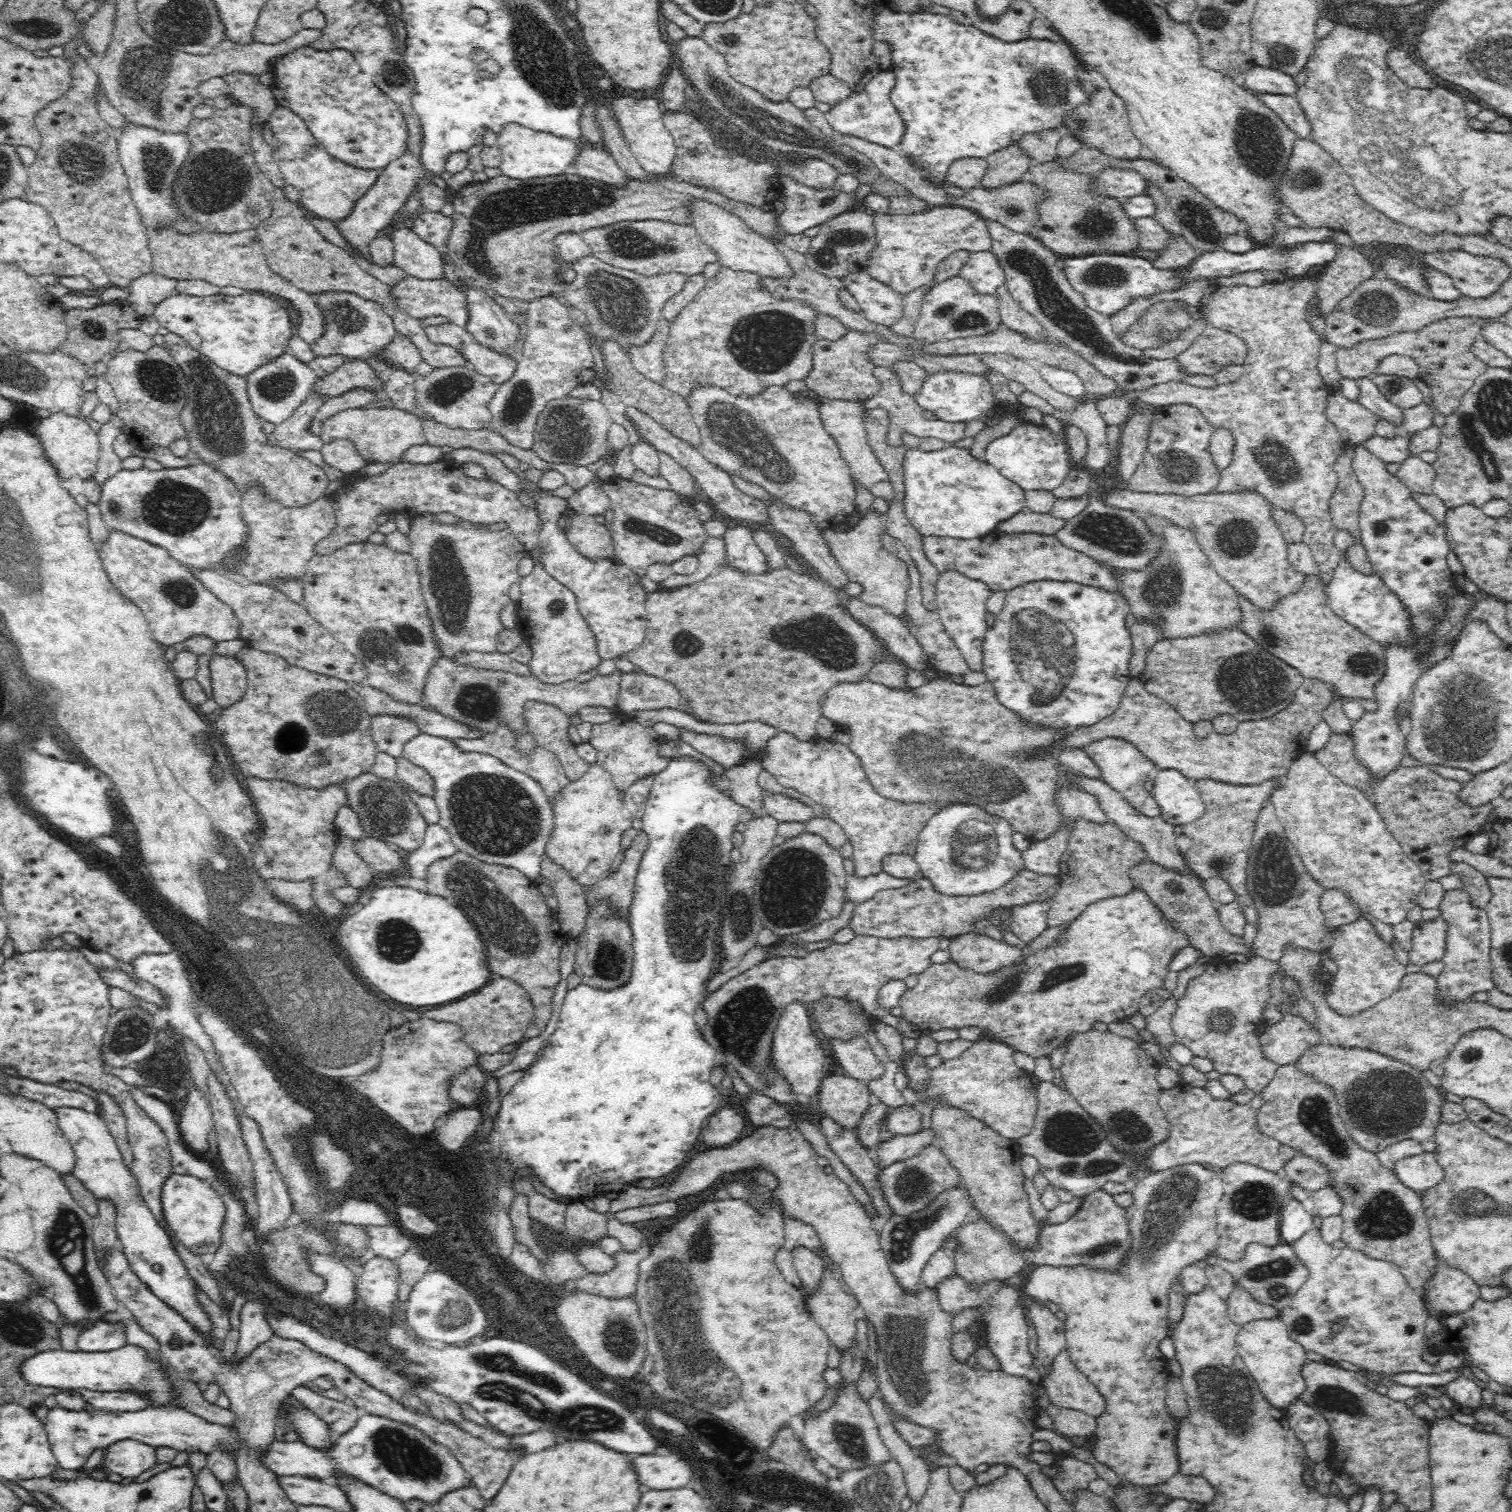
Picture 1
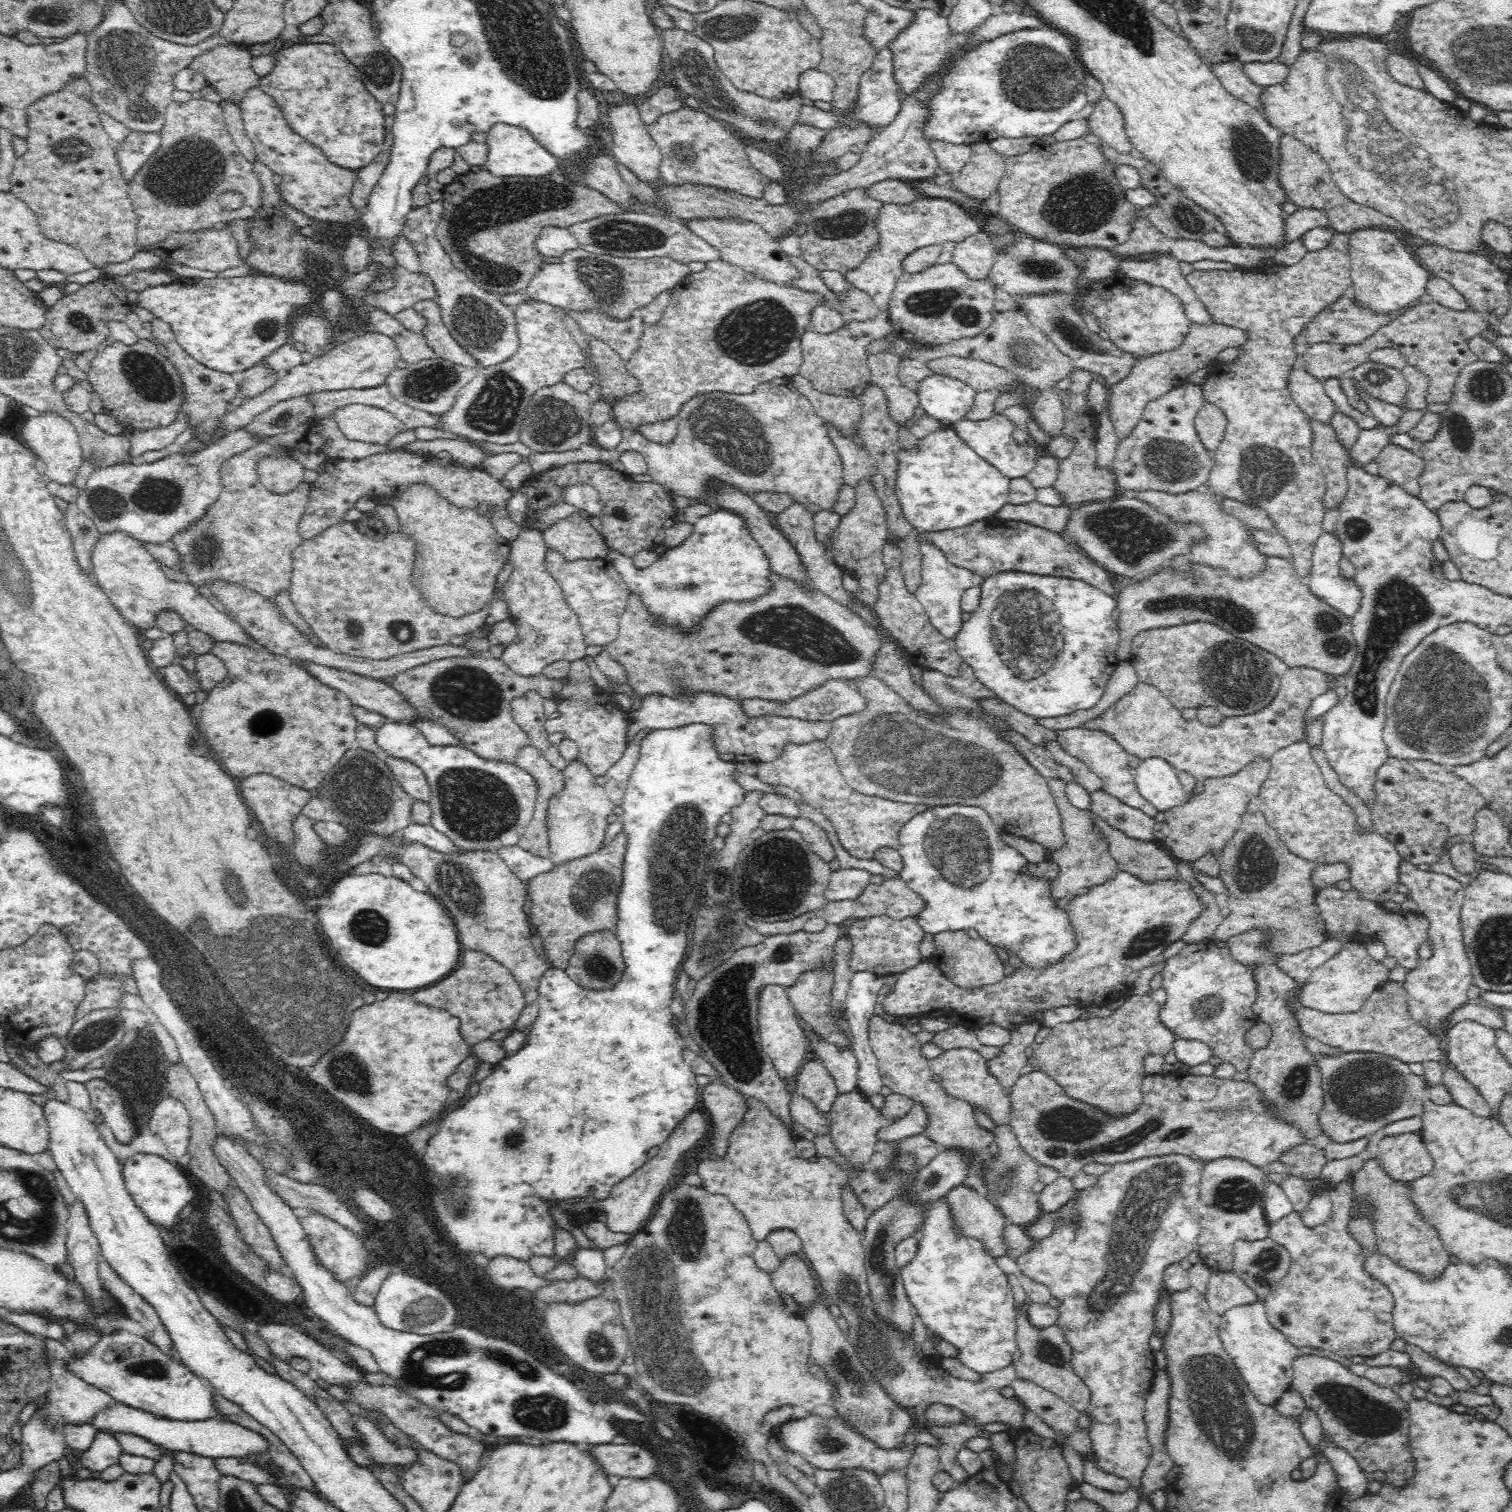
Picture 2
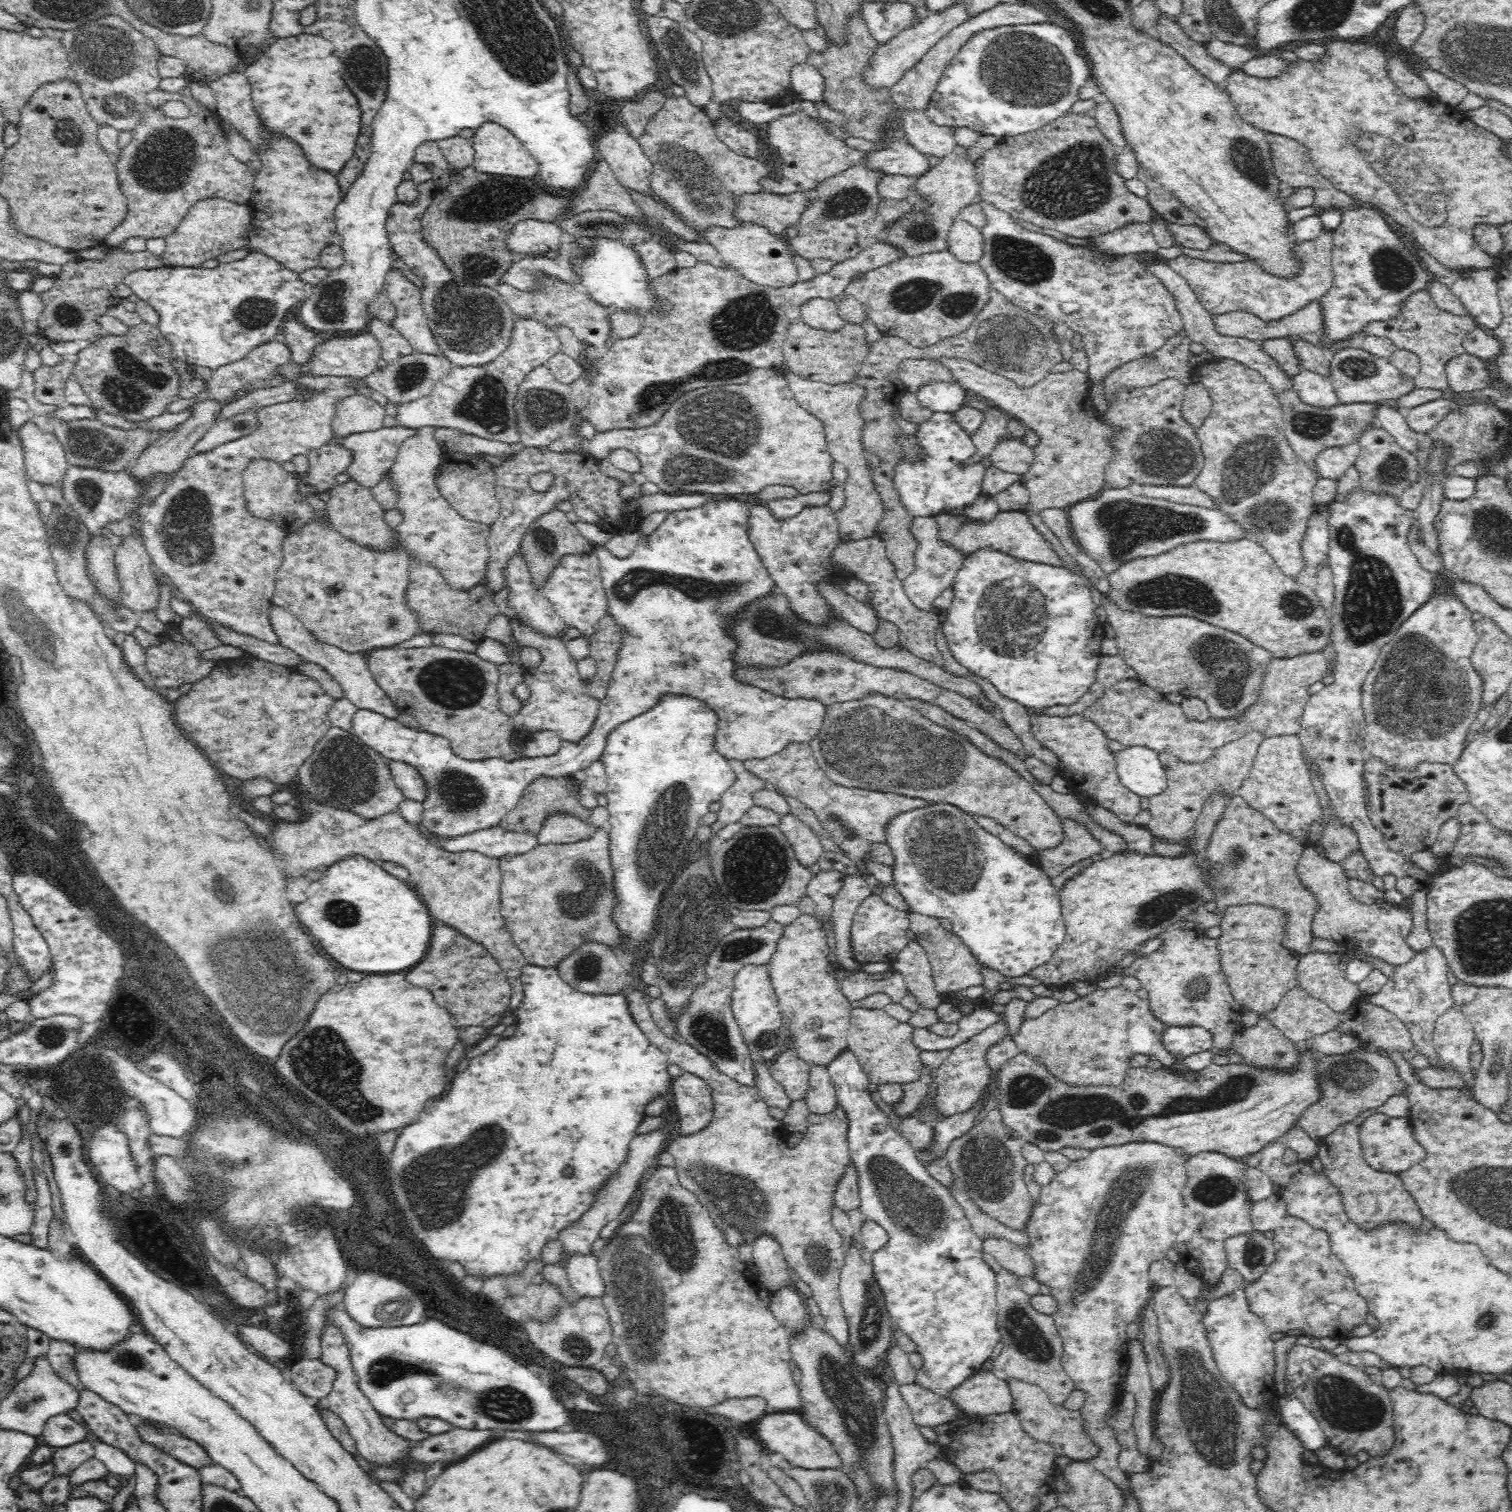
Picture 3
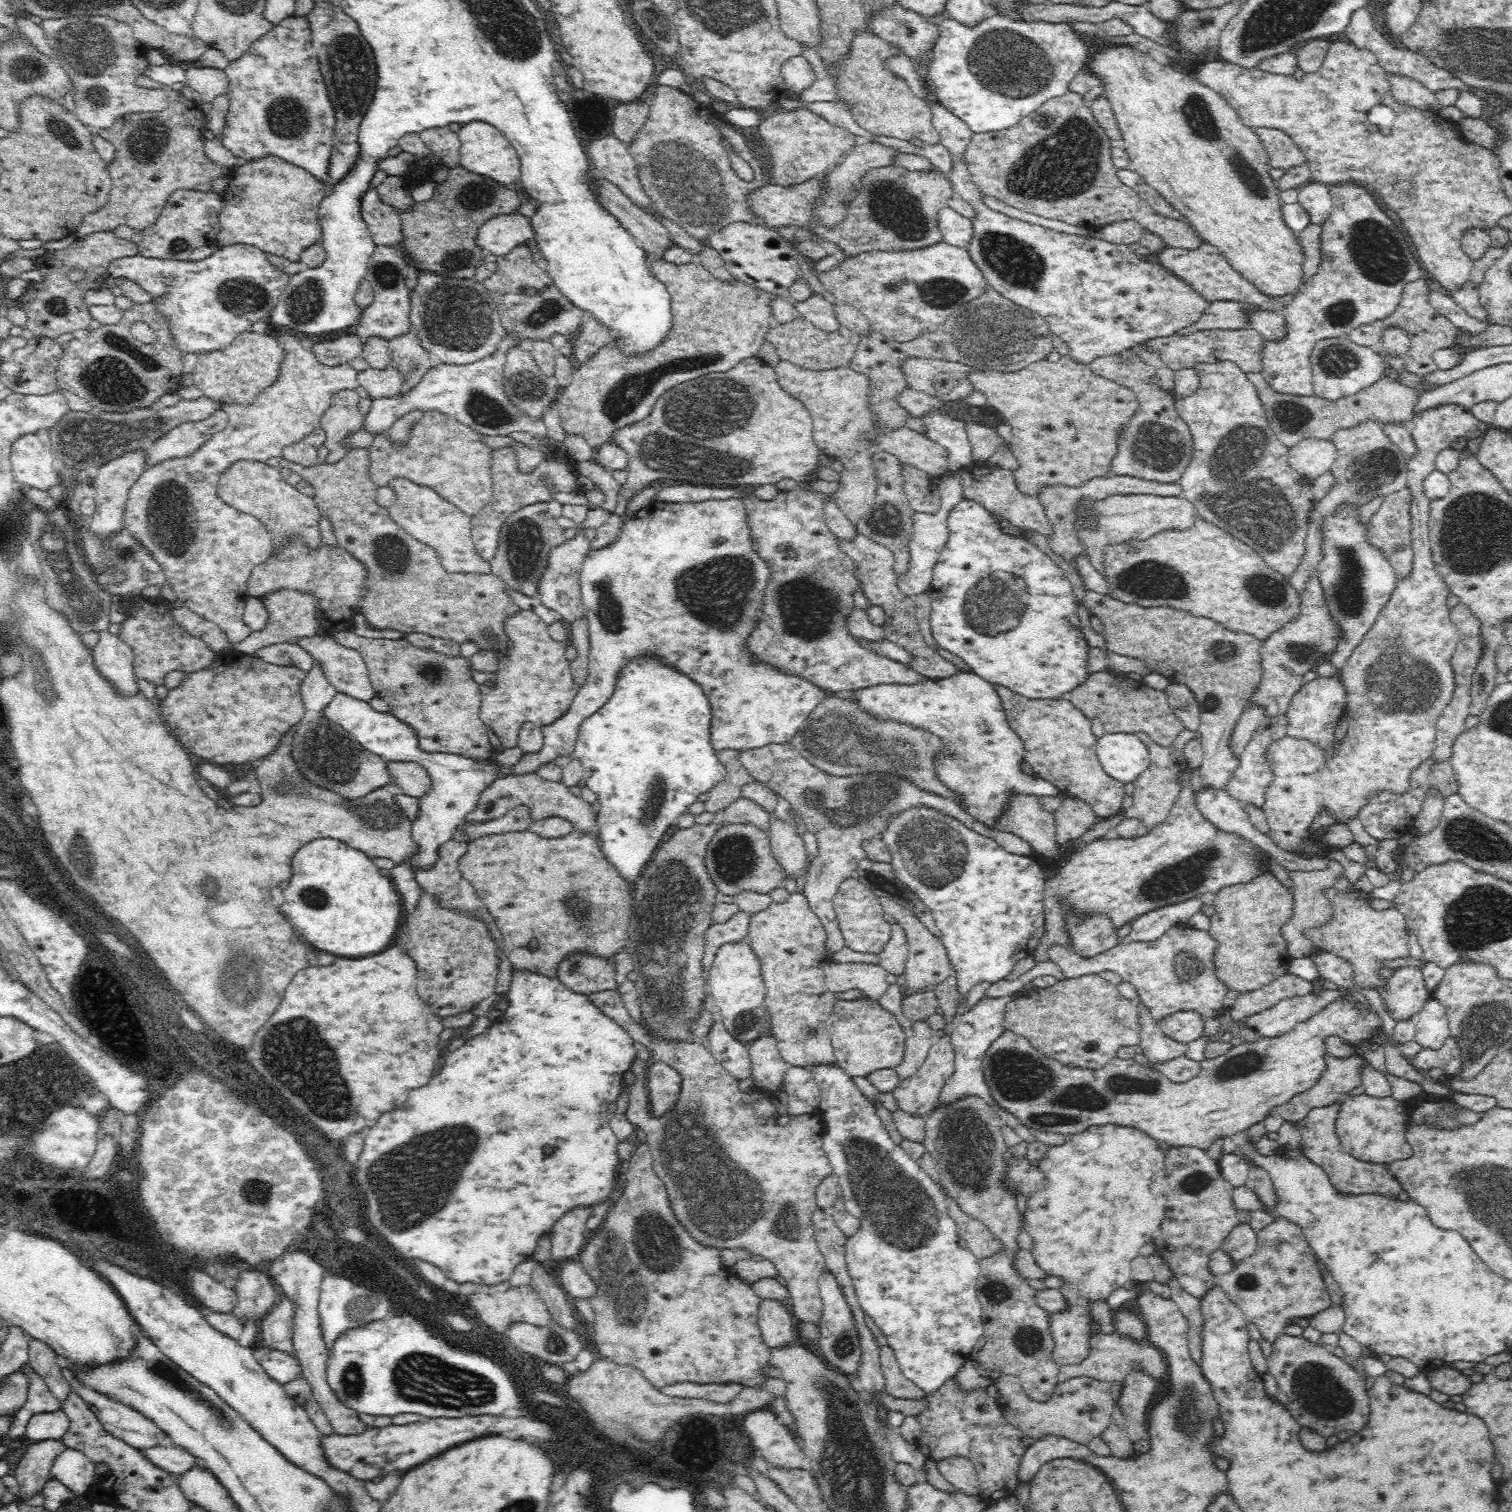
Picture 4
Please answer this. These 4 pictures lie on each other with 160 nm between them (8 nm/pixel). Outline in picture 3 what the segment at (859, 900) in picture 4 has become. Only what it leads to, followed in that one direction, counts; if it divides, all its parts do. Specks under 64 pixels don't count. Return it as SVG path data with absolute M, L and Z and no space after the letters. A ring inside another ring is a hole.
M876 893L866 895L851 916L850 937L854 958L860 961L882 961L892 959L911 937L904 911L884 902Z

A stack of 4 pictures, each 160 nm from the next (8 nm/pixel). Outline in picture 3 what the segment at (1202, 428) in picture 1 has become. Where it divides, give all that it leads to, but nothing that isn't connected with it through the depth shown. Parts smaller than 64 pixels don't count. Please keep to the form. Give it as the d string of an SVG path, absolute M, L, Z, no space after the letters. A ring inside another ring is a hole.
M1163 378L1151 385L1120 387L1105 395L1106 406L1101 409L1108 423L1116 425L1116 434L1112 436L1112 445L1116 447L1116 455L1107 466L1105 488L1131 488L1132 484L1139 485L1174 485L1188 486L1193 484L1198 472L1204 464L1203 454L1198 437L1192 426L1183 416L1181 411L1184 387L1179 380Z

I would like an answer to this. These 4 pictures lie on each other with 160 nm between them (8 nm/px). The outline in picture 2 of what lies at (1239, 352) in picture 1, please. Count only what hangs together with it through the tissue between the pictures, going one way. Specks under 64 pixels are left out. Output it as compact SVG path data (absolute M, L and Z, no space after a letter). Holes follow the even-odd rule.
M1214 322L1191 323L1188 332L1176 348L1139 357L1129 366L1127 373L1120 380L1107 386L1107 407L1118 439L1122 440L1130 434L1130 429L1136 424L1144 405L1150 399L1155 399L1173 386L1180 386L1186 382L1202 386L1206 382L1206 371L1216 364L1217 352L1224 347L1241 346L1246 340L1248 340L1248 331L1240 327Z

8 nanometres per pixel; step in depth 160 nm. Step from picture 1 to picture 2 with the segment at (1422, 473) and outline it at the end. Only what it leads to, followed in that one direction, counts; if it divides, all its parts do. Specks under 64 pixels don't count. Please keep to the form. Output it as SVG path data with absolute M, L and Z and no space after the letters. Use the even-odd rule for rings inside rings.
M1386 444L1373 458L1378 464L1378 476L1399 486L1404 492L1417 496L1419 476L1423 473L1425 462L1420 454L1408 452L1402 446Z

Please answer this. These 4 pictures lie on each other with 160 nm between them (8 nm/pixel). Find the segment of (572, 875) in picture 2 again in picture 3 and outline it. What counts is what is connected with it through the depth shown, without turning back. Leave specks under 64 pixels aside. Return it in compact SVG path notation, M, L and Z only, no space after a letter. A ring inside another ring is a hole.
M607 828L593 830L586 838L565 843L538 843L521 853L504 853L497 859L499 893L497 912L501 914L512 942L524 954L524 960L534 966L557 968L558 963L579 945L588 942L619 946L625 951L628 939L616 924L616 889L613 886L613 866L609 857Z

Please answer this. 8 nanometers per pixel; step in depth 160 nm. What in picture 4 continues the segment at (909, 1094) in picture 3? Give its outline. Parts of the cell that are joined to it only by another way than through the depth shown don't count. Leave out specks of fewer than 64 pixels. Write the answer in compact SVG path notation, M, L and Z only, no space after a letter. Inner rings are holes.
M926 1019L914 1021L912 1035L906 1035L904 1039L904 1054L895 1066L900 1079L911 1075L926 1056L928 1047L932 1044L933 1032Z

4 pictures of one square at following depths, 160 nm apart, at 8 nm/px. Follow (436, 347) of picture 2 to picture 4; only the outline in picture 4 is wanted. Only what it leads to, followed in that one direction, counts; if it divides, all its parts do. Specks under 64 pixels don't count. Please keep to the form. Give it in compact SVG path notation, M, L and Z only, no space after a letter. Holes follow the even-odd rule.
M375 244L373 253L369 256L368 270L366 270L365 276L369 282L368 285L372 288L372 302L360 311L360 320L352 334L357 340L364 342L370 337L389 339L410 328L411 322L408 317L410 314L410 290L406 287L405 280L411 272L412 270L399 248Z

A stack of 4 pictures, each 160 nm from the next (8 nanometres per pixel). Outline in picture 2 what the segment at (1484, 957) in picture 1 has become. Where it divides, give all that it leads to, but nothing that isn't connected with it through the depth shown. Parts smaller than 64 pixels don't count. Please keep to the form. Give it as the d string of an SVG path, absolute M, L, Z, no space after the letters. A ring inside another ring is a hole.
M1400 860L1398 864L1398 882L1408 886L1408 896L1418 904L1420 914L1424 915L1429 923L1428 938L1433 951L1430 958L1424 958L1404 974L1403 997L1407 1004L1409 1017L1422 1025L1437 1040L1439 1057L1437 1062L1443 1069L1441 1082L1450 1091L1453 1101L1468 1107L1476 1115L1493 1115L1493 1110L1485 1102L1483 1096L1474 1088L1467 1078L1461 1076L1460 1071L1450 1063L1447 1058L1447 1021L1451 1014L1459 1006L1470 1002L1467 991L1473 982L1469 971L1466 953L1463 949L1460 934L1460 921L1458 921L1459 906L1463 885L1460 881L1438 872L1420 870L1408 860Z

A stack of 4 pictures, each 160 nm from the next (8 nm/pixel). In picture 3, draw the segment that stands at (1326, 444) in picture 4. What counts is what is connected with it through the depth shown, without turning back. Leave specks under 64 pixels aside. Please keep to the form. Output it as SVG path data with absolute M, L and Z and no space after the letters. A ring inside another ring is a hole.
M1355 440L1344 446L1329 446L1320 449L1314 455L1313 470L1318 478L1341 478L1344 472L1354 466L1359 446Z

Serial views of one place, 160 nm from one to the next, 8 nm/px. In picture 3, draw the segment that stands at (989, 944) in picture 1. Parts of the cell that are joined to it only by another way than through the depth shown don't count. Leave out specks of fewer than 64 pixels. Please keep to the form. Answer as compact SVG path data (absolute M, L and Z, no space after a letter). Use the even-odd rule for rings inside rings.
M910 908L905 912L905 916L907 916L911 936L924 947L928 955L931 979L937 992L945 995L949 992L956 992L956 990L984 984L981 966L975 964L975 960L967 952L967 948L961 944L956 936L945 930L936 918L929 917Z

